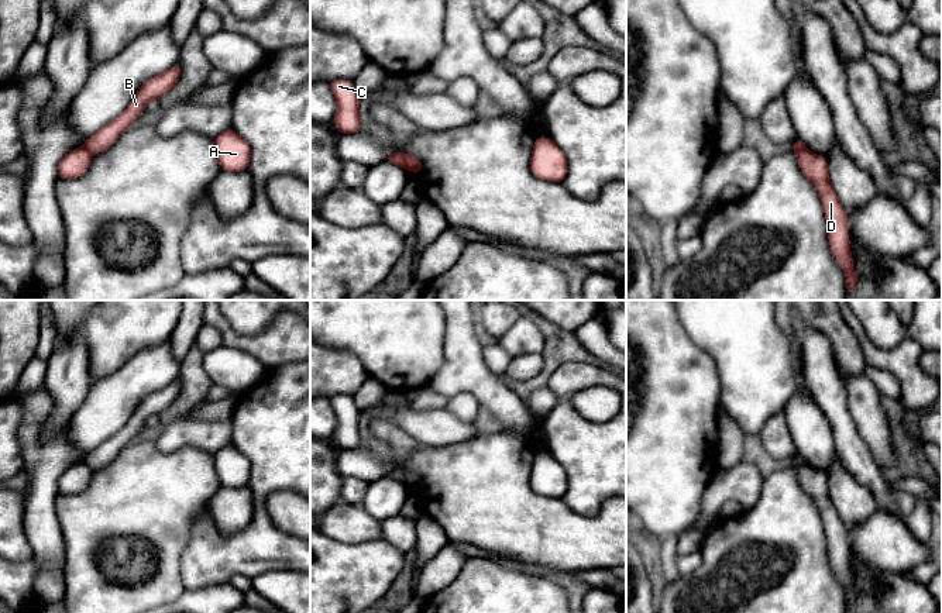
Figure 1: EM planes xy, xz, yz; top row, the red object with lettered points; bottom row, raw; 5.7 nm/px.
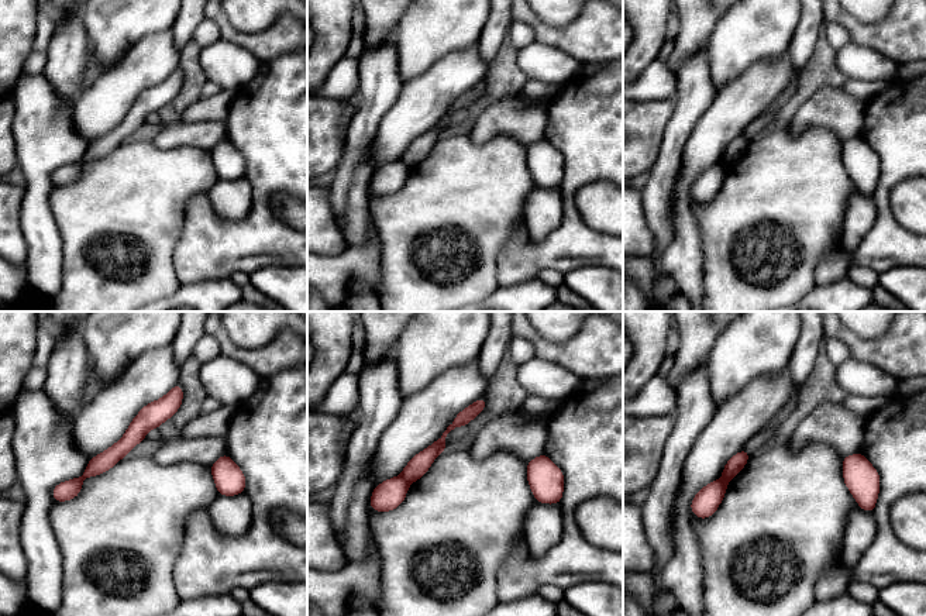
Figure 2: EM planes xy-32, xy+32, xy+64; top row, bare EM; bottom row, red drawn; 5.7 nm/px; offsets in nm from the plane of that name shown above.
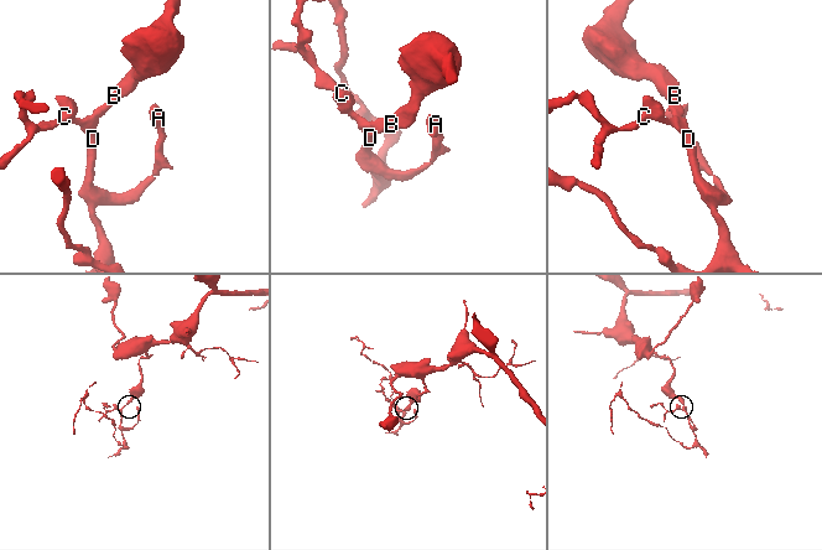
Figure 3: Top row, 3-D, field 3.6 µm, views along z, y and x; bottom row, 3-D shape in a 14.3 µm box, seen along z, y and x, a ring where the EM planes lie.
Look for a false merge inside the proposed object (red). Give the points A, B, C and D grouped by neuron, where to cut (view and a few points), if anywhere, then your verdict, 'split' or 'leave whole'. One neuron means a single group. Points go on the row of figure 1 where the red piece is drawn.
A C D / B | xz (404, 154), (406, 166) | split

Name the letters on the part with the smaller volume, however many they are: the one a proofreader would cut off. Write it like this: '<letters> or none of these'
A, C, D

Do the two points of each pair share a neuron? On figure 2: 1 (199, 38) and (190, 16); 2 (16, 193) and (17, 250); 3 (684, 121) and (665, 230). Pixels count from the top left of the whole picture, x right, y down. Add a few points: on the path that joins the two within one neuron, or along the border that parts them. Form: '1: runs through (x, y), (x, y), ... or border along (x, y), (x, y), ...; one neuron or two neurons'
1: border along (205, 17), (190, 40); two neurons
2: runs through (14, 207), (14, 236); one neuron
3: runs through (671, 148), (658, 185), (658, 203); one neuron

